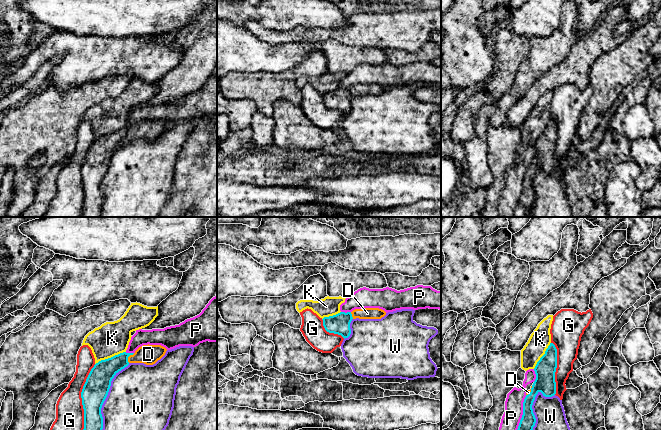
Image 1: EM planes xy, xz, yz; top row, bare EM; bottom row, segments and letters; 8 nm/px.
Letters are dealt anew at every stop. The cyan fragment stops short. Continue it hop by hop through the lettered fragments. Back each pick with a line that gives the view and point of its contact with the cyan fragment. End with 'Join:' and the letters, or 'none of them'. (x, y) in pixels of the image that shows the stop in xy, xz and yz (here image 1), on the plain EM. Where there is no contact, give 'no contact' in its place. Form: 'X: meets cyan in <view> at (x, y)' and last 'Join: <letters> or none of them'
D: meets cyan in xy at (128, 132)
Join: D

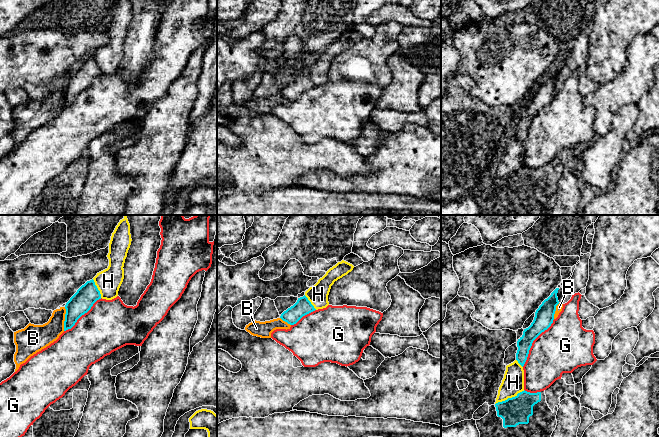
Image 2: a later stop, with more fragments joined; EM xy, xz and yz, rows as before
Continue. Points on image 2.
Join: none of them

